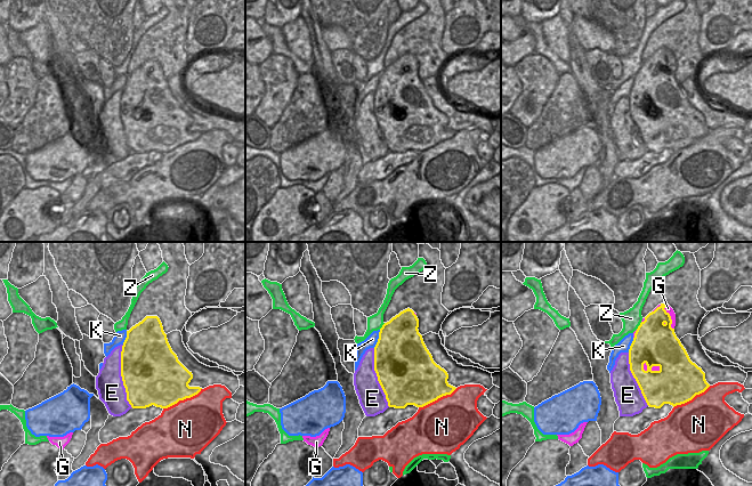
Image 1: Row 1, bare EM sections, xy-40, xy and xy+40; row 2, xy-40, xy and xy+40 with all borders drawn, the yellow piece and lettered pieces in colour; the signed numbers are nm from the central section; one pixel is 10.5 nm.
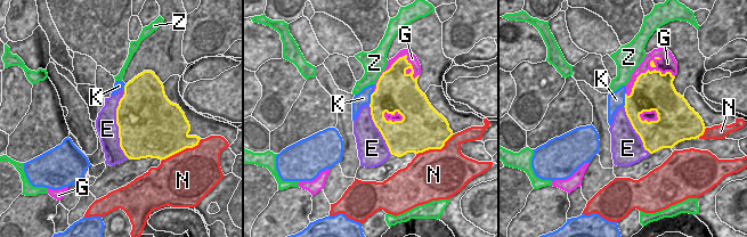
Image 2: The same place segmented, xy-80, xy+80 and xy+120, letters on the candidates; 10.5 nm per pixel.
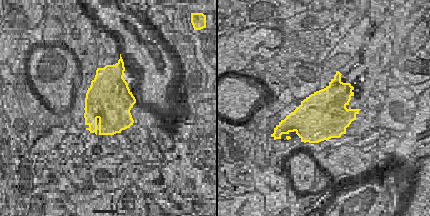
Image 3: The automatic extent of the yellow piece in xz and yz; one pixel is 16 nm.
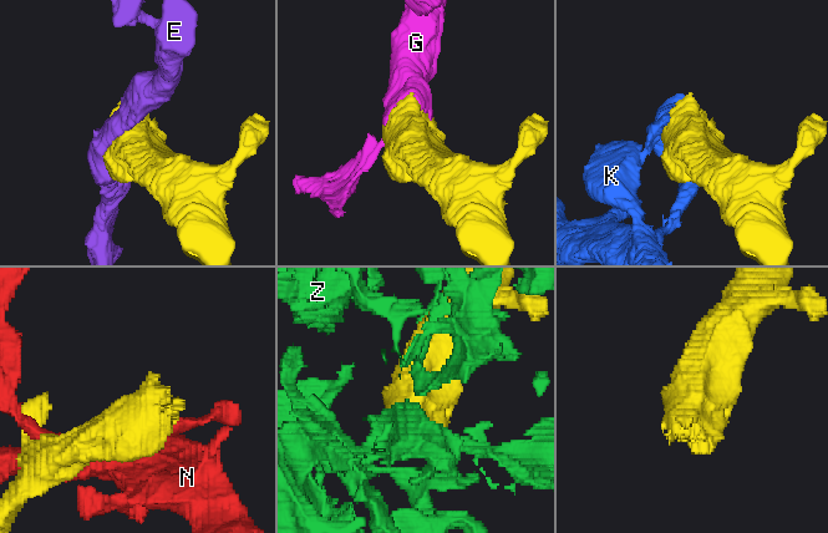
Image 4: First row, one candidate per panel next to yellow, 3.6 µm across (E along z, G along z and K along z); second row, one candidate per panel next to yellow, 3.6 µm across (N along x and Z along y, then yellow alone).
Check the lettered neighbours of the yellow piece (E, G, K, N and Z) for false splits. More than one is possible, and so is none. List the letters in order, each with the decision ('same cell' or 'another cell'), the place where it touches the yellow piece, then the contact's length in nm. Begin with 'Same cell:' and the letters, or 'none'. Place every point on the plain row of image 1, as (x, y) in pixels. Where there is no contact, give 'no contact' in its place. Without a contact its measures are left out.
Same cell: G
E: another cell; meets yellow in xy-40 at (121, 120); contact 700 nm long
G: same cell; meets yellow in xy+40 at (670, 61); contact 300 nm long
K: another cell; meets yellow in xy at (378, 83); contact 200 nm long
N: another cell; meets yellow in xy-40 at (183, 144); contact 460 nm long
Z: another cell; meets yellow in xy+40 at (639, 70); contact 110 nm long

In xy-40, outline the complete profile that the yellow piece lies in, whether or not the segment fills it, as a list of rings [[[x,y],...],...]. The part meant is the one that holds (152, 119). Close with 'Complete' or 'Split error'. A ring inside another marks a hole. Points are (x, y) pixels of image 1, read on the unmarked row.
[[[146,60],[127,75],[121,96],[121,121],[127,145],[132,153],[146,153],[152,149],[168,153],[179,145],[197,139],[202,133],[188,130],[193,119],[178,105],[177,99],[172,96],[157,60]]]. Complete

